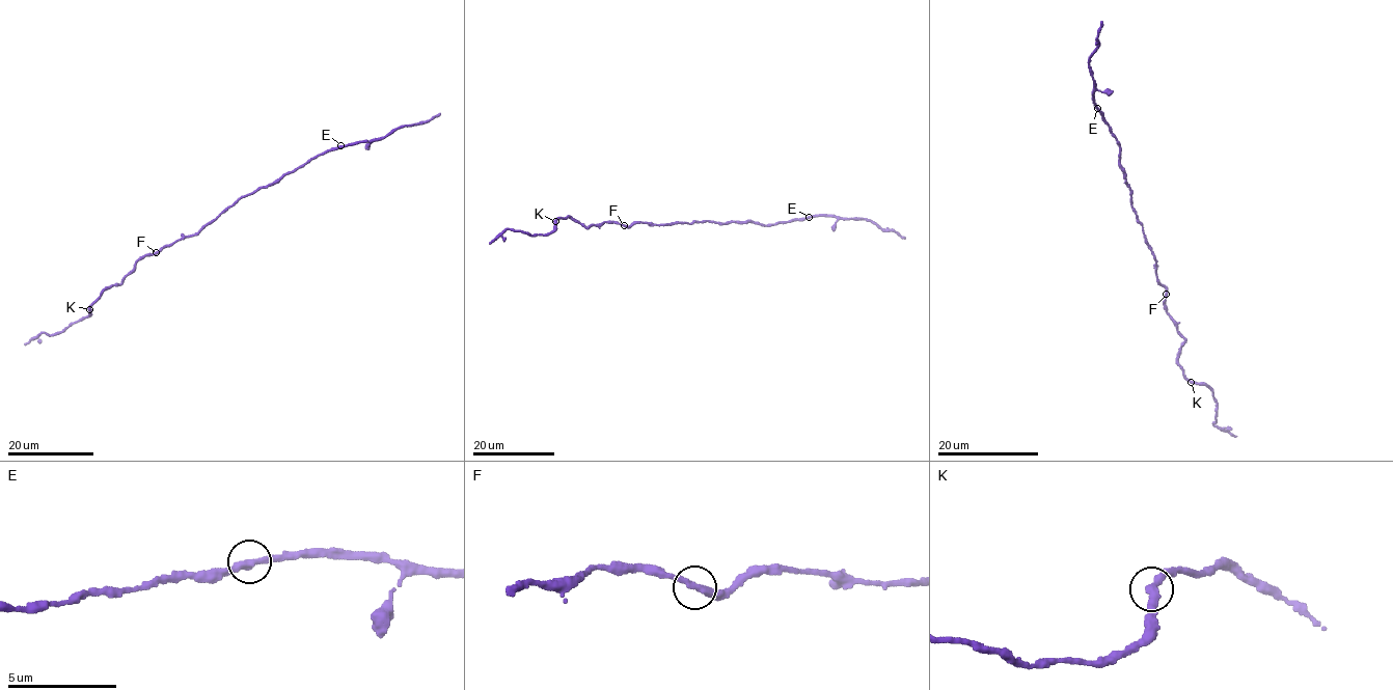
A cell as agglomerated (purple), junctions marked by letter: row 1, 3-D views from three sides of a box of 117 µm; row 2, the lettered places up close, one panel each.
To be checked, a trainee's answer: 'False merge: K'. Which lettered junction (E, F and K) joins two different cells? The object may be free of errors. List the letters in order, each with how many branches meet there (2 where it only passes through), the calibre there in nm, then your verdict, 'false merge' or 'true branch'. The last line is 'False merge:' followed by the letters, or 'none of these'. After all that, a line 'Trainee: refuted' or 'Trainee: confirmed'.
E: 2 branches meet; 320 nm thick; true branch
F: 2 branches meet; 320 nm thick; true branch
K: 2 branches meet; 320 nm thick; true branch
False merge: none of these
Trainee: refuted

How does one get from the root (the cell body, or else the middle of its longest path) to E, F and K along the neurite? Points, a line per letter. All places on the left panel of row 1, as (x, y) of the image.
E: (216, 219), (241, 197), (278, 182), (311, 158), (340, 145)
F: (216, 219), (197, 232), (183, 237), (156, 252)
K: (216, 219), (197, 232), (140, 257), (120, 283), (103, 291), (89, 309)

